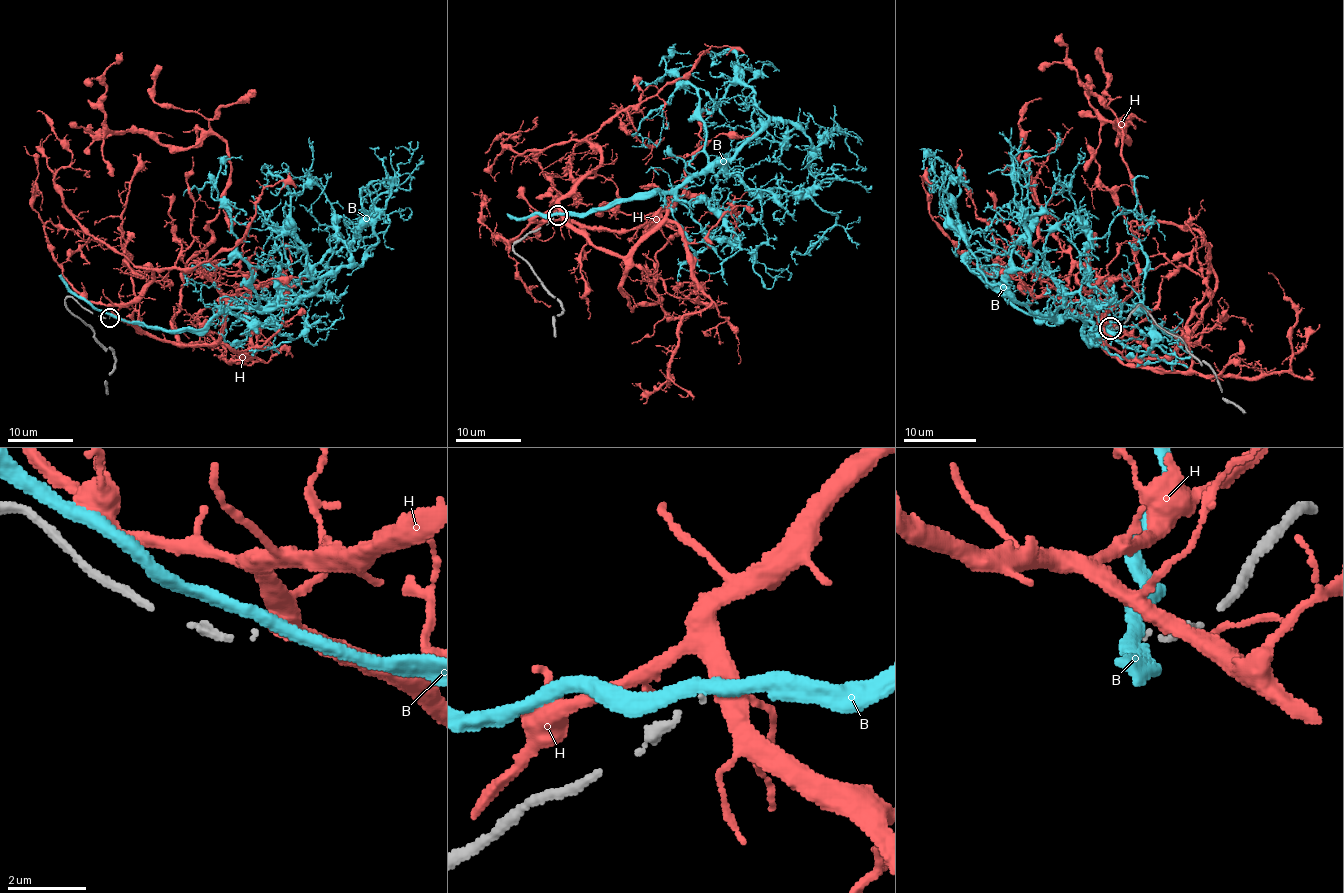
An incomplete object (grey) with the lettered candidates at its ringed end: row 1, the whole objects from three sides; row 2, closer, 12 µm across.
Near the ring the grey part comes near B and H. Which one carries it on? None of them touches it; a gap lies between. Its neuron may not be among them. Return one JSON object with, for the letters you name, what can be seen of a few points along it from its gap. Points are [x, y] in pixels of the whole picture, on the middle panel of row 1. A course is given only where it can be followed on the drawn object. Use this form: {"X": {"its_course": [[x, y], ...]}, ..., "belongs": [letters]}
{"belongs": []}

